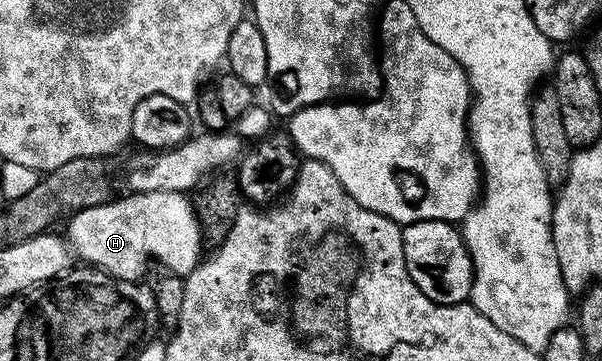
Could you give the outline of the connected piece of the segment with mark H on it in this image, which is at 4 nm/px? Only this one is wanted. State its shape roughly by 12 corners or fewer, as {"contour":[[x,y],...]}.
{"contour":[[180,190],[82,206],[64,234],[83,263],[129,282],[153,258],[204,257]]}

